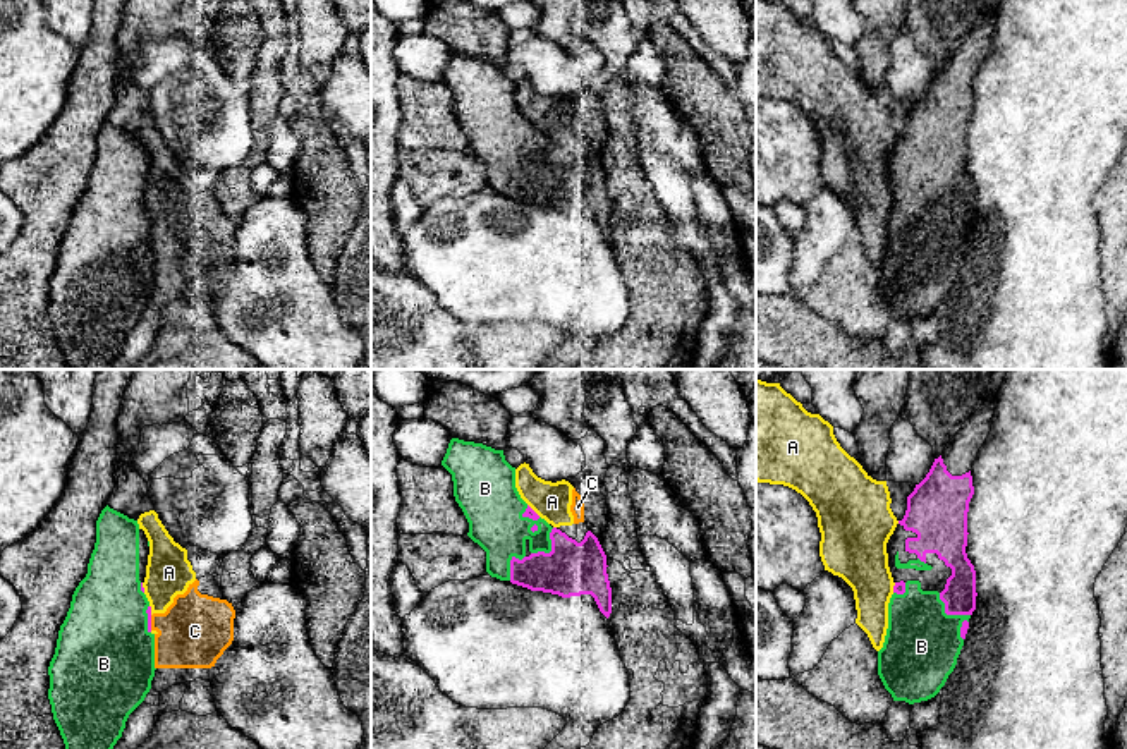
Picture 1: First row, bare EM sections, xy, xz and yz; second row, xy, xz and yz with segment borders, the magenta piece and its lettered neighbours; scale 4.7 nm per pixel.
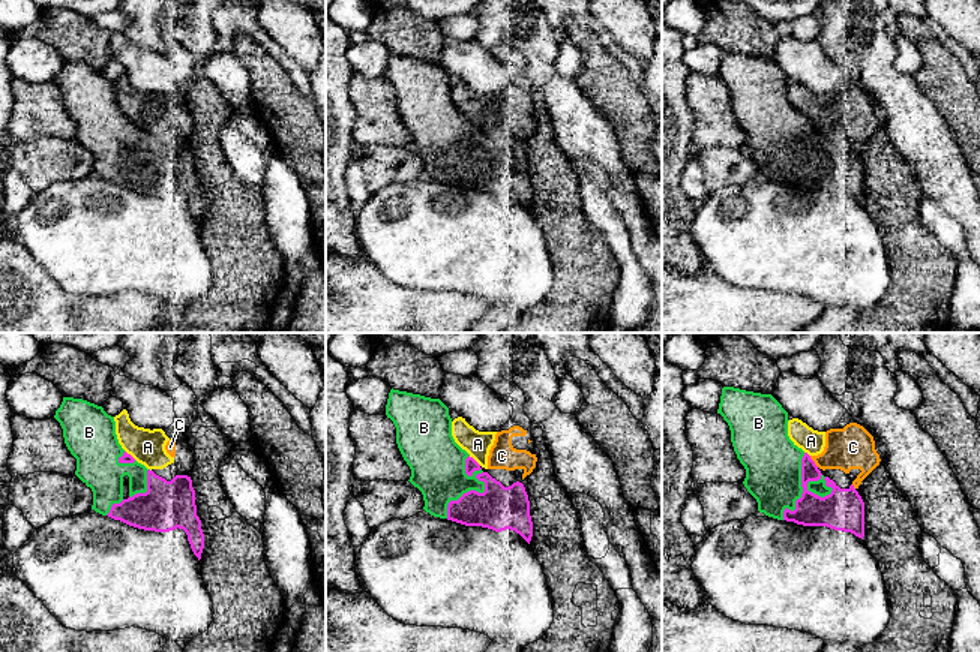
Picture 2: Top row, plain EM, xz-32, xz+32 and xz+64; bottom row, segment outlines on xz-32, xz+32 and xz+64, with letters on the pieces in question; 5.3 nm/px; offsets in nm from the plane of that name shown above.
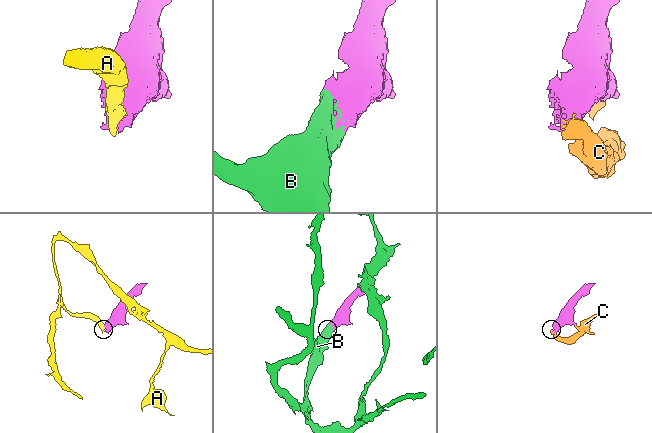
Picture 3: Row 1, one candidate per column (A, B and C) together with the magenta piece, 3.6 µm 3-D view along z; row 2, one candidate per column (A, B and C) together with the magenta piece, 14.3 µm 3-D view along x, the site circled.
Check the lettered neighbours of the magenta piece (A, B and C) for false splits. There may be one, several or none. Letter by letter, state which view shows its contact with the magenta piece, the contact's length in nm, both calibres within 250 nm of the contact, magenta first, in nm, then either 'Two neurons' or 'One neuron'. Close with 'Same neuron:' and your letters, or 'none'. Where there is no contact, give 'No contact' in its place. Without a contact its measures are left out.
A: Touches magenta in xz. Shared border 90 nm. Thickness 50 nm (magenta) against 180 nm. Two neurons
B: Touches magenta in yz. Shared border 190 nm. Thickness 160 nm (magenta) against 360 nm. One neuron
C: Touches magenta in xy. Shared border 70 nm. Thickness 20 nm (magenta) against 340 nm. Two neurons
Same neuron: B

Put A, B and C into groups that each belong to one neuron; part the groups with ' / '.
A C / B

